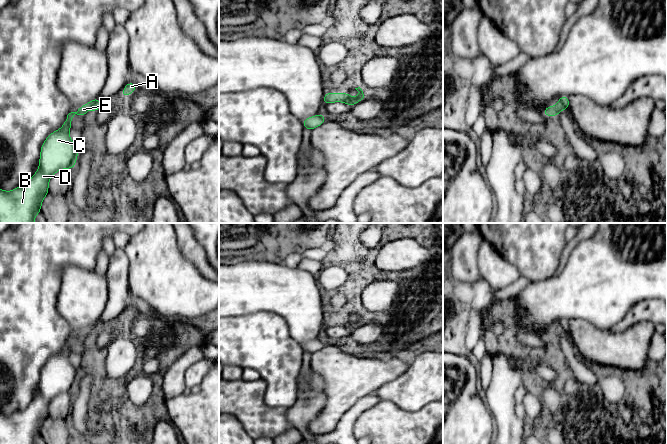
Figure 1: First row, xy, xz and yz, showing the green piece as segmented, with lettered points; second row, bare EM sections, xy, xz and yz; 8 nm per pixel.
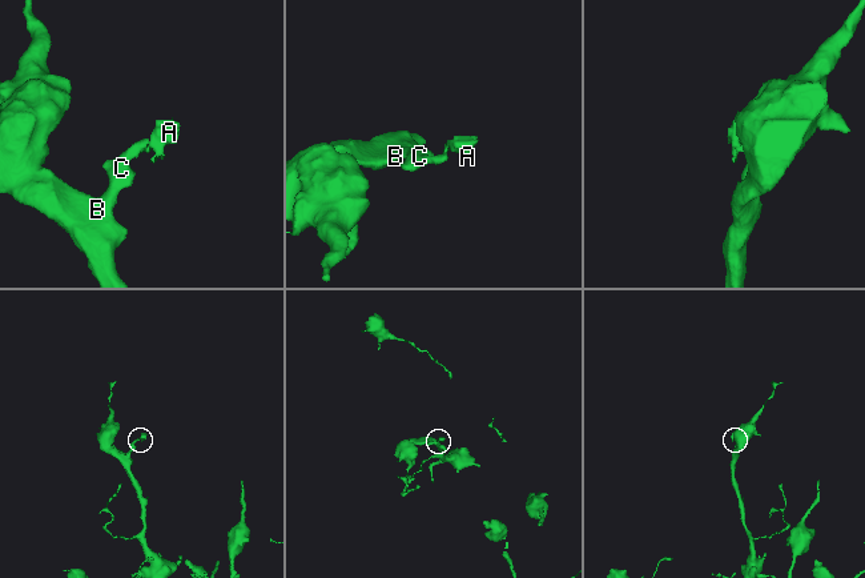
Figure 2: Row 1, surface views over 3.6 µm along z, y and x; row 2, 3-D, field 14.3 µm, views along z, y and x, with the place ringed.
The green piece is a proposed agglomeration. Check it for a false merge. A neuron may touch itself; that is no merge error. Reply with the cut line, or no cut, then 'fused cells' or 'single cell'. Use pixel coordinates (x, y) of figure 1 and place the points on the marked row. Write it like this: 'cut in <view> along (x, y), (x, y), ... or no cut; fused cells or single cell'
cut in yz along (558, 101), (563, 108); fused cells

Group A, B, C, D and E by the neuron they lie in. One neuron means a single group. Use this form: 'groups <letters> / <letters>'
groups A / B C D E

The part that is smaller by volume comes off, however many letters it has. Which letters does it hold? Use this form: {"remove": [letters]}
{"remove": ["A"]}

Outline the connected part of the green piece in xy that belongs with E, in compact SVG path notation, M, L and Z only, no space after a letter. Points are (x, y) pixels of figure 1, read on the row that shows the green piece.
M99 97L81 106L76 112L67 115L61 129L52 132L41 146L39 169L24 186L14 188L10 192L0 189L0 223L34 223L35 216L41 212L41 204L49 193L48 185L50 177L61 169L74 169L80 148L70 139L71 121L75 114L84 117L87 111L100 104Z

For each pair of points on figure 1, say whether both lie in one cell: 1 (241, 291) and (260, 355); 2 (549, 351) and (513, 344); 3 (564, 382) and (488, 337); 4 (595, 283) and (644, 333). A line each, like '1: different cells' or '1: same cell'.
1: different cells
2: same cell
3: same cell
4: different cells

